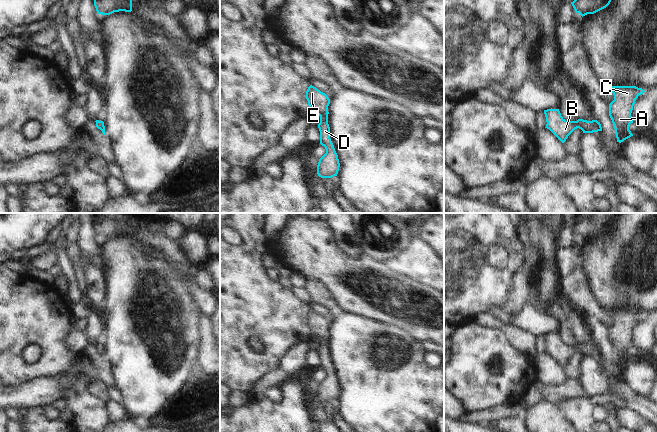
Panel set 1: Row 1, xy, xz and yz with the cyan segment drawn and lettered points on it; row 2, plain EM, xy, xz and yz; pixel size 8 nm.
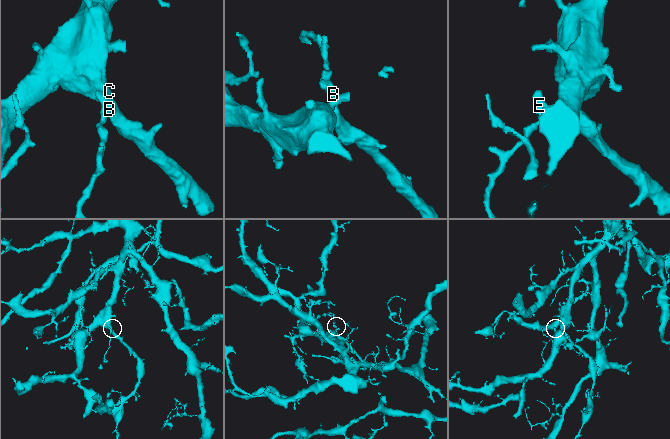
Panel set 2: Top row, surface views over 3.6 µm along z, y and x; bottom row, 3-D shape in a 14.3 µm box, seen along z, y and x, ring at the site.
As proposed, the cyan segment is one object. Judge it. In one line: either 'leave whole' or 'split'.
leave whole

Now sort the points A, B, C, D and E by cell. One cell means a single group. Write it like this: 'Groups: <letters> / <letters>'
Groups: A B C D E.

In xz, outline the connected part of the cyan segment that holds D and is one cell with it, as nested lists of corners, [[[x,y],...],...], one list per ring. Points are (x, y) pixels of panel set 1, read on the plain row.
[[[310,309],[306,315],[306,323],[311,335],[320,340],[318,352],[320,355],[320,368],[325,371],[326,377],[319,383],[317,398],[321,402],[332,402],[337,400],[340,387],[334,369],[330,362],[330,351],[328,348],[328,320]]]

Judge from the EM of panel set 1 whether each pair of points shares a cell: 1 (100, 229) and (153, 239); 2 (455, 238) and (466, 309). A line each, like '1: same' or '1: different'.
1: same
2: same

